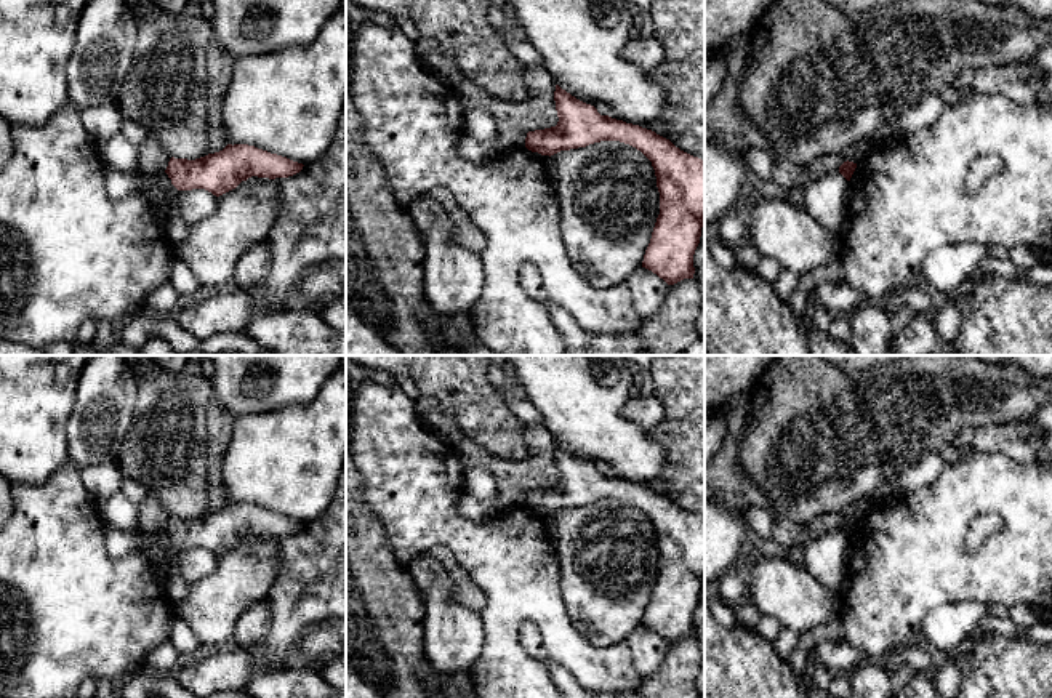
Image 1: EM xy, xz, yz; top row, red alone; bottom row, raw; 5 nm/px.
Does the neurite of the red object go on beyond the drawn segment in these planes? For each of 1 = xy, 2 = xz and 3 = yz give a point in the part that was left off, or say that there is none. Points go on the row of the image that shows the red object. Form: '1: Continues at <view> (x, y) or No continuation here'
1: No continuation here
2: No continuation here
3: No continuation here

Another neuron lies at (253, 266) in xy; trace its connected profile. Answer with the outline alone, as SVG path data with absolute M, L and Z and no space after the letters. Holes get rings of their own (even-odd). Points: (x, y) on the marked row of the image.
M256 243L237 261L234 283L243 291L253 291L267 279L271 267L272 256L267 243Z

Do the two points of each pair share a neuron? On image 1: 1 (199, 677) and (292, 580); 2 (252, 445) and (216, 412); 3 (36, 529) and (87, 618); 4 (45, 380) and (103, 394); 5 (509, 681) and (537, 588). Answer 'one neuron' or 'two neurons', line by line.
1: one neuron
2: two neurons
3: one neuron
4: two neurons
5: one neuron

